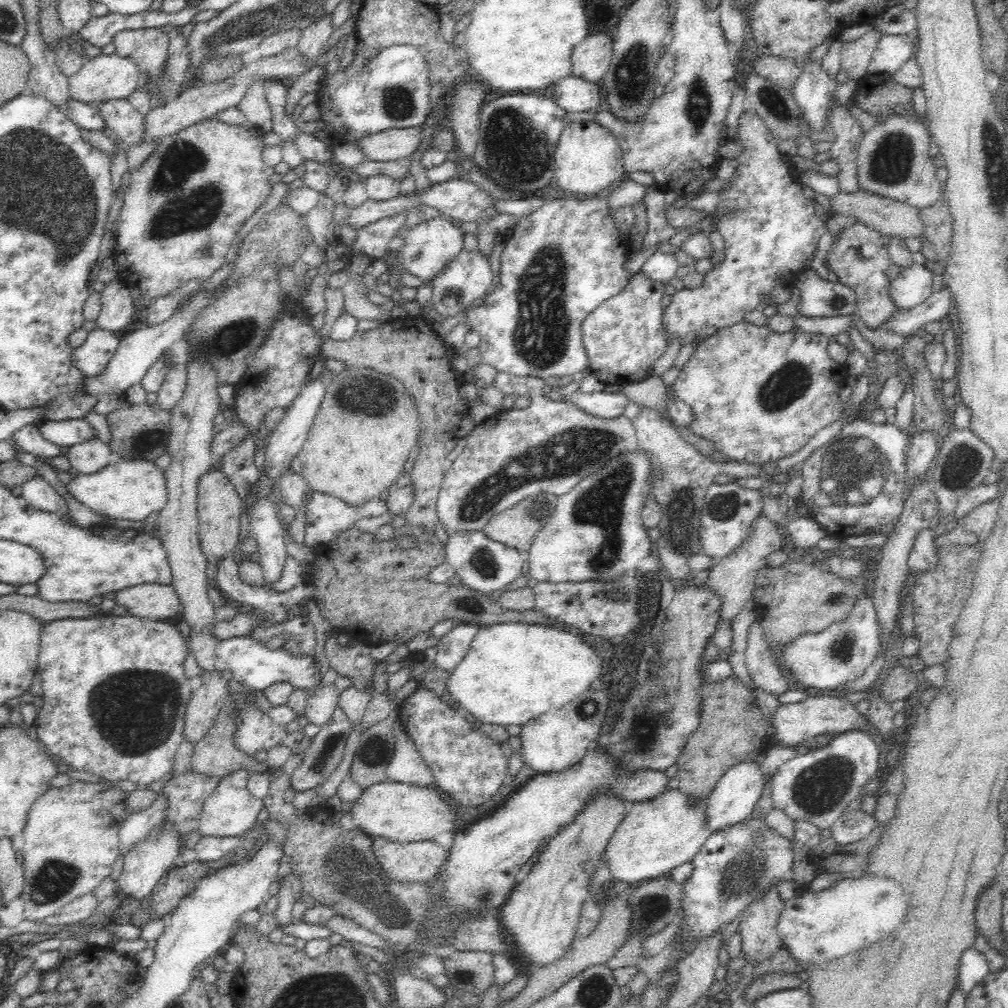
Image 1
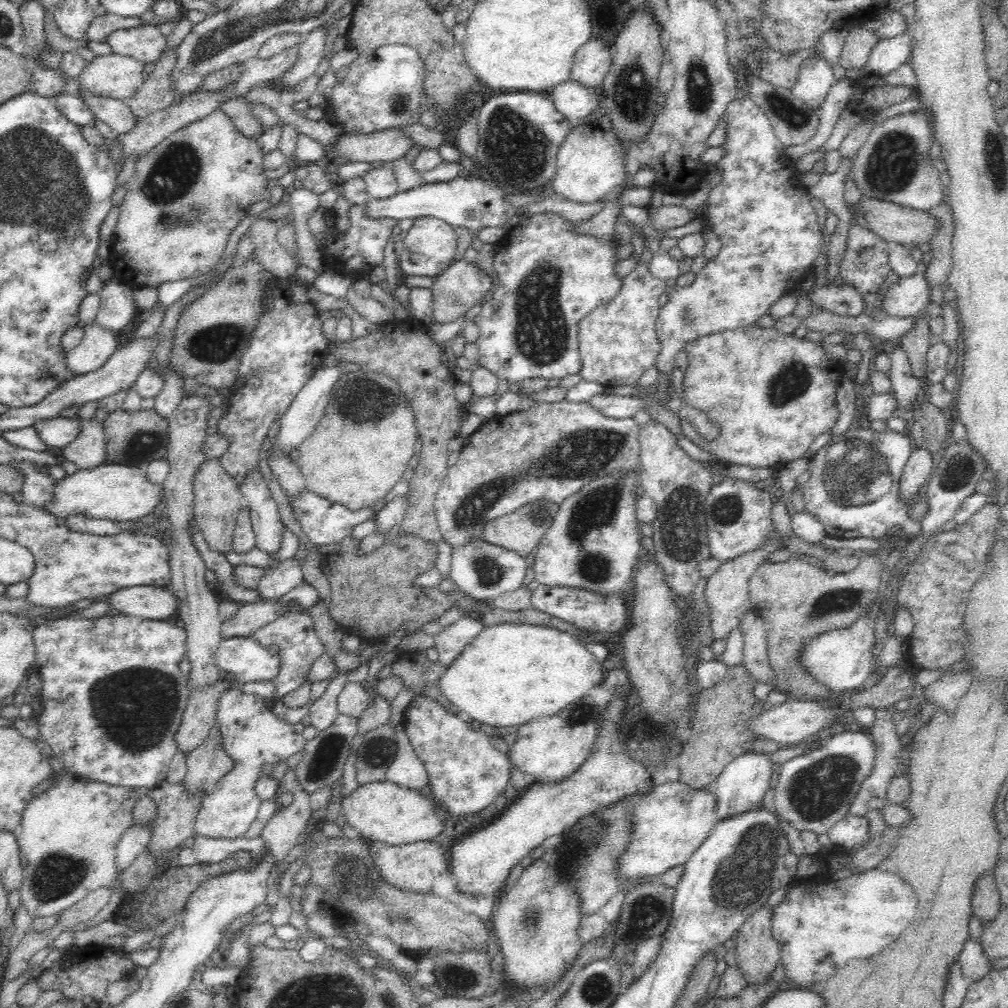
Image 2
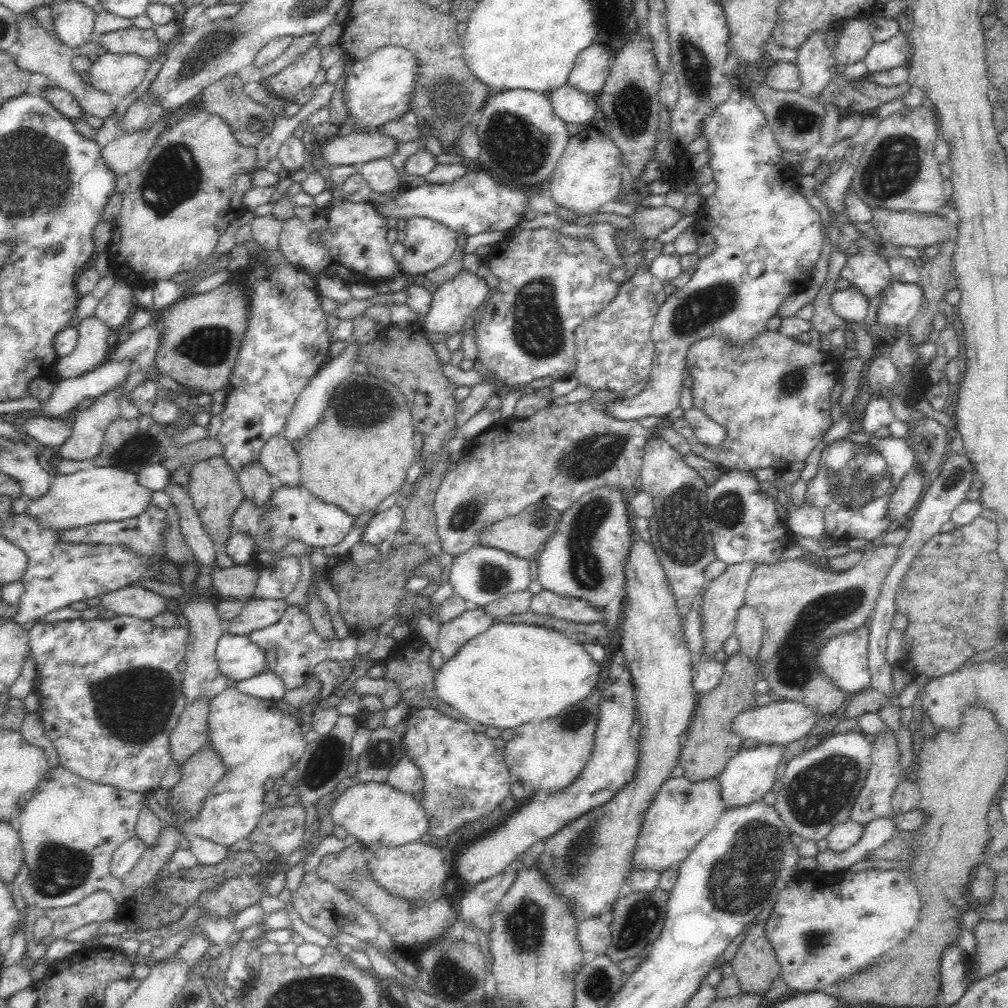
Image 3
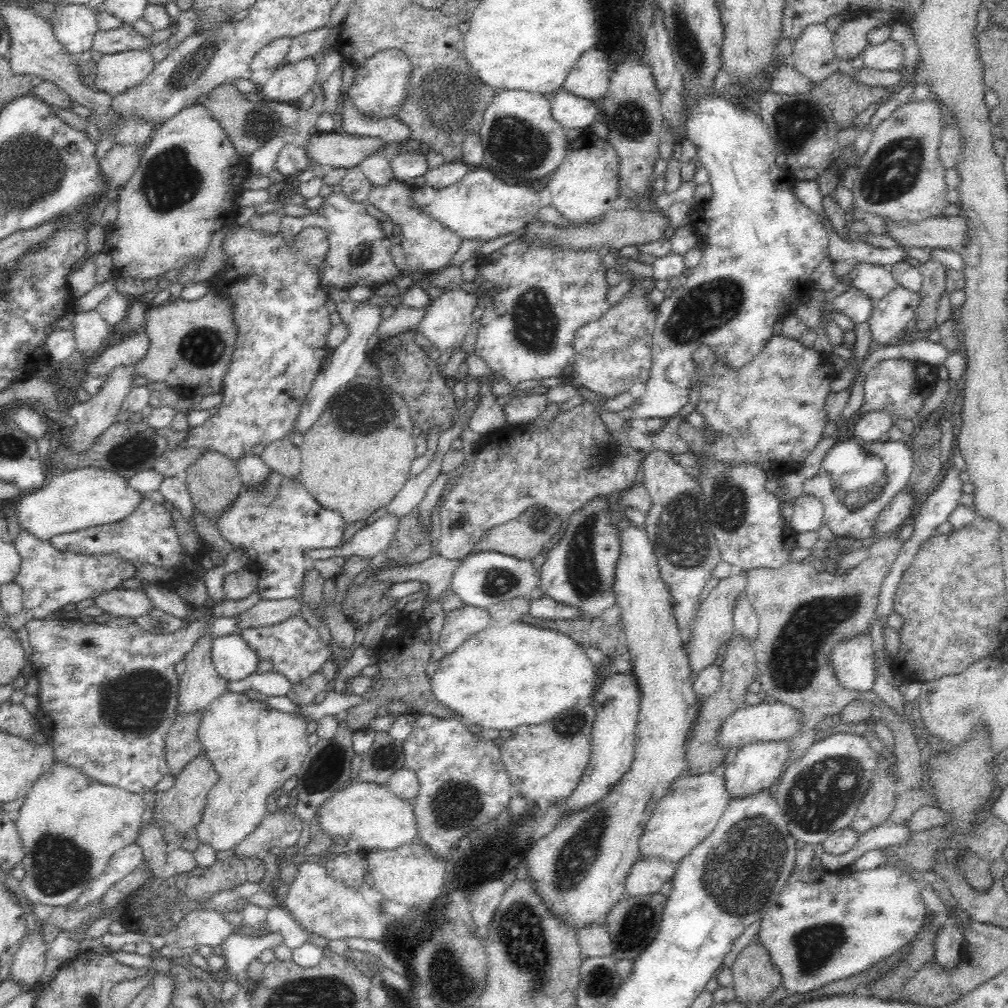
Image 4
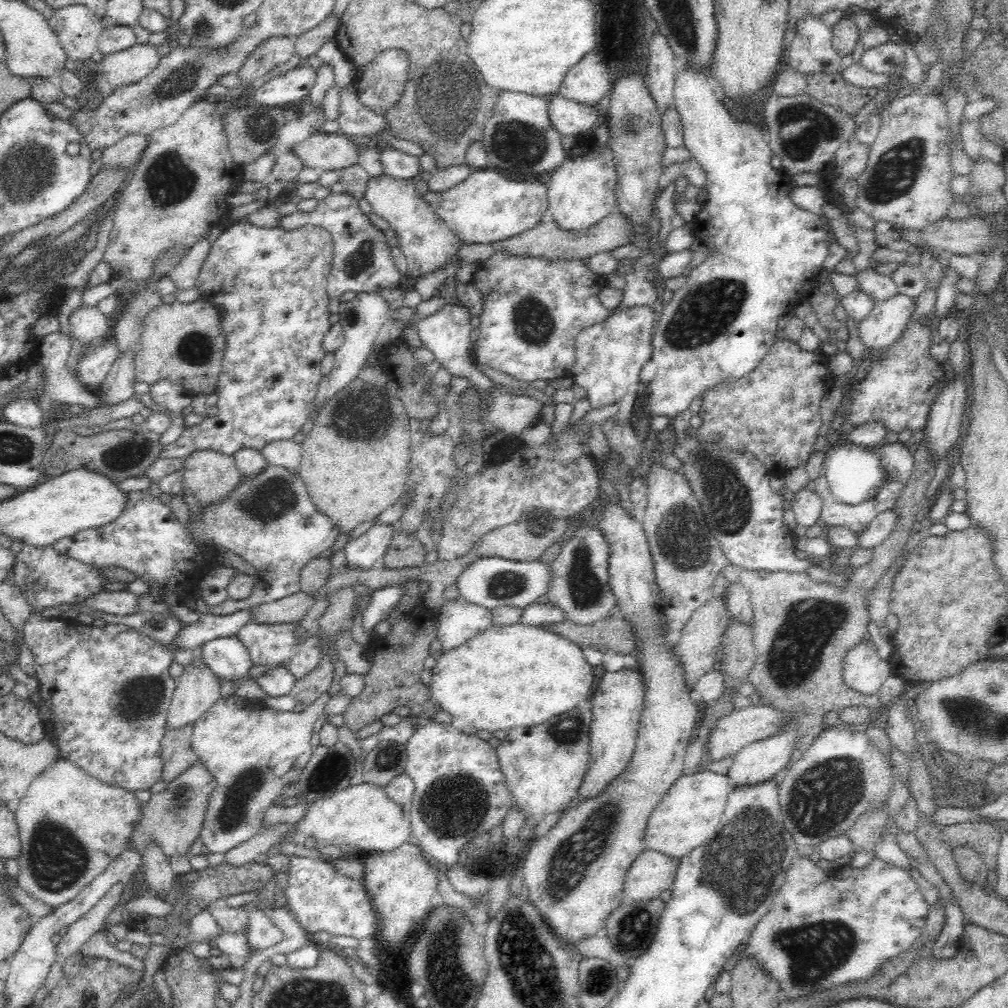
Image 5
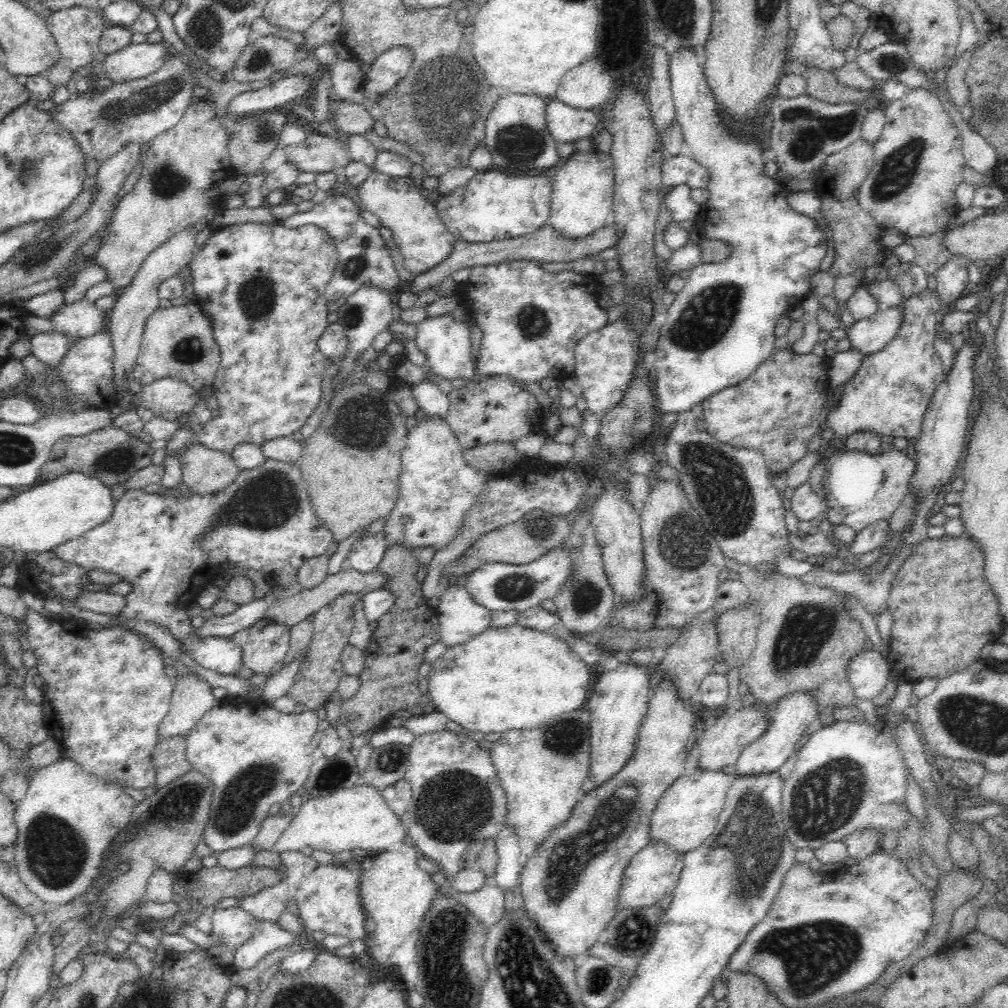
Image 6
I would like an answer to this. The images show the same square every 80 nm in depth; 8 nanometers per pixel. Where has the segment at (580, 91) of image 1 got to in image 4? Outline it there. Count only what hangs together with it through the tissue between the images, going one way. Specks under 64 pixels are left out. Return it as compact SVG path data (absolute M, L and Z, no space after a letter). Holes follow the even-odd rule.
M561 88L549 95L549 98L552 116L562 128L589 131L597 115L595 101L576 97Z

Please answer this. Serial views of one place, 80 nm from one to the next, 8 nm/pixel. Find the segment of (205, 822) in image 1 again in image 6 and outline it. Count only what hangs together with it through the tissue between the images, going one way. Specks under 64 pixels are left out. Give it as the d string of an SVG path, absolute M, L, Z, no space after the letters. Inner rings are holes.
M226 696L196 723L185 737L186 761L190 768L208 777L214 785L209 819L203 834L213 852L235 849L250 844L270 813L301 792L314 764L313 736L319 732L320 720L314 710L285 714L260 699Z

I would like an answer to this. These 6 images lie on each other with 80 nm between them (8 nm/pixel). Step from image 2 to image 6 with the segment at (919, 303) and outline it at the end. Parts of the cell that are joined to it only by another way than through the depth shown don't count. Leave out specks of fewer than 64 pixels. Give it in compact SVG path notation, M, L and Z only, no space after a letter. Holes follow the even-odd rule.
M902 303L897 307L888 307L885 311L873 314L870 318L854 321L845 328L846 338L852 349L858 349L866 355L878 352L896 336L902 318Z

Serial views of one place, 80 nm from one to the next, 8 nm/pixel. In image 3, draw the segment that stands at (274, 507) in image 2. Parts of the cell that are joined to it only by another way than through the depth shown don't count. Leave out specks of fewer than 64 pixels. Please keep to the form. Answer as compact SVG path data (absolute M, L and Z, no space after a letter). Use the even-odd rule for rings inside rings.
M259 461L243 465L238 472L238 481L245 498L255 502L256 506L268 506L276 482Z

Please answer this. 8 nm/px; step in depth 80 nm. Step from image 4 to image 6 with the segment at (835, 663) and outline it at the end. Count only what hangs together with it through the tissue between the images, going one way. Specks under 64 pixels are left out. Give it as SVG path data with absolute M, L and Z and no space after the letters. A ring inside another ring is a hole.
M864 649L847 666L848 681L856 698L872 700L885 690L890 665L875 649Z

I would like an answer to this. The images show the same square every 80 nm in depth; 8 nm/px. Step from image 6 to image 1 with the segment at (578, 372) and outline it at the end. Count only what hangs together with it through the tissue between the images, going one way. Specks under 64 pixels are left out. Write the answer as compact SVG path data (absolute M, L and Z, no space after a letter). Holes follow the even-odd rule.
M638 271L618 294L599 304L580 326L588 366L586 372L604 384L625 385L651 376L654 362L665 353L666 333L662 331L660 300L666 292L664 282L652 280Z

